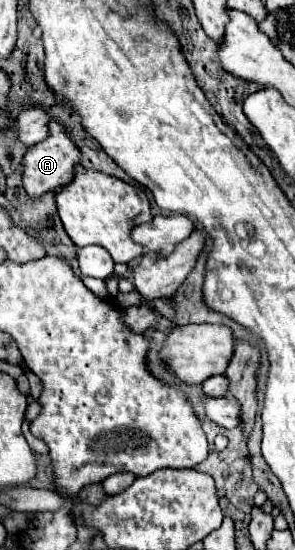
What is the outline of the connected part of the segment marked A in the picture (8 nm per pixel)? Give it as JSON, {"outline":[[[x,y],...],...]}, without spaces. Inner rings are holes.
{"outline":[[[51,120],[51,136],[35,146],[23,156],[23,186],[31,198],[39,198],[45,192],[51,192],[59,186],[65,186],[75,176],[75,166],[81,162],[81,150],[69,138],[65,126],[57,120]]]}

